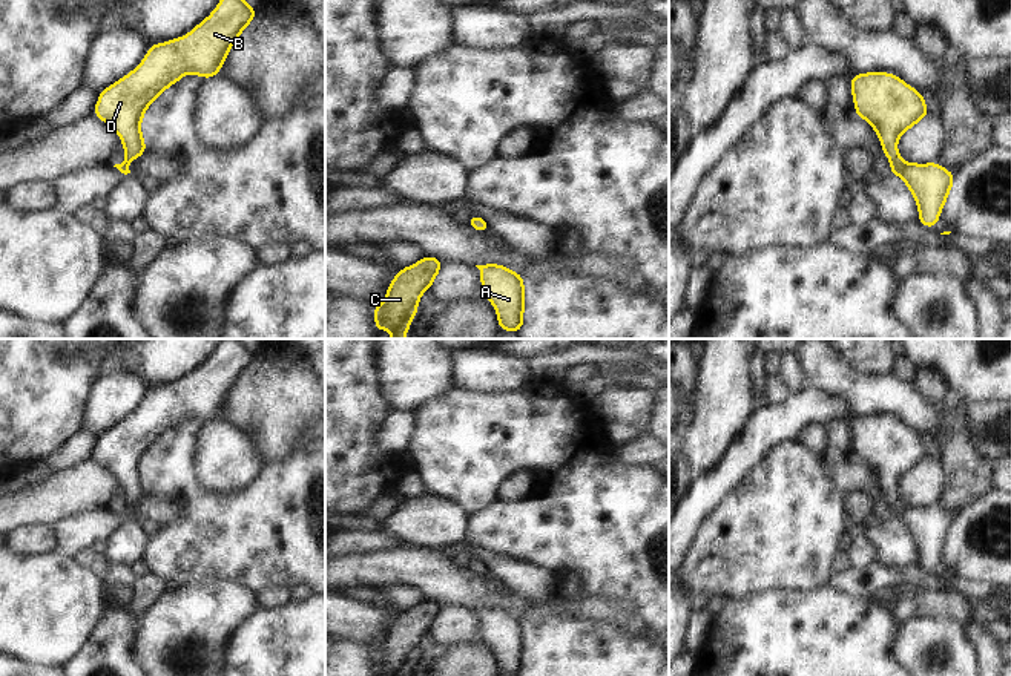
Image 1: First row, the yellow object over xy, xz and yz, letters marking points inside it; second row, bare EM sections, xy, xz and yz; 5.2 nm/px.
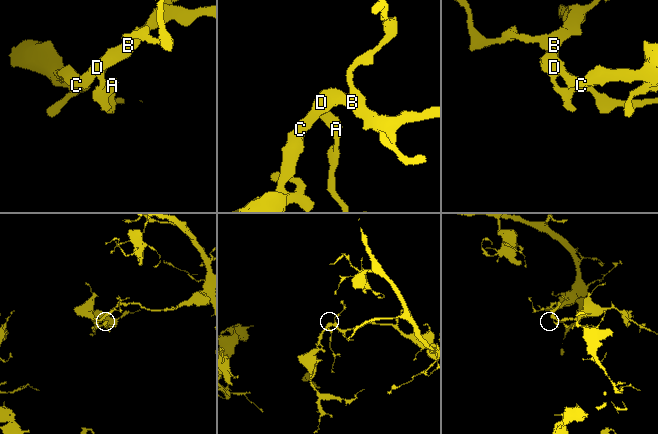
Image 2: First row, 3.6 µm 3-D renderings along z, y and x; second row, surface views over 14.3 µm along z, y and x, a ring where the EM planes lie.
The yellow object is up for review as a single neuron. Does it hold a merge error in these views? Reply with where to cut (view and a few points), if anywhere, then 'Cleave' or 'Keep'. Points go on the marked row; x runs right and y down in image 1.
Split along yz (904, 163), (892, 166). Cleave

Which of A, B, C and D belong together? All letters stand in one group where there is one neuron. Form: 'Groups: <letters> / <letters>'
Groups: A / B C D

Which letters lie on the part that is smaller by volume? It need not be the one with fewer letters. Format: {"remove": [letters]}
{"remove": ["A"]}

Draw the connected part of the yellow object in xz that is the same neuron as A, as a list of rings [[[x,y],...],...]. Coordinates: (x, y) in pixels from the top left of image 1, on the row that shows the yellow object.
[[[476,265],[482,274],[482,291],[499,316],[499,328],[515,331],[523,325],[523,277],[503,265]]]

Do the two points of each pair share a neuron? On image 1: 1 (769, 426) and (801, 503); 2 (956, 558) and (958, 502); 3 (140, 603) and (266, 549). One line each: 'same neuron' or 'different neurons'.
1: different neurons
2: different neurons
3: different neurons

